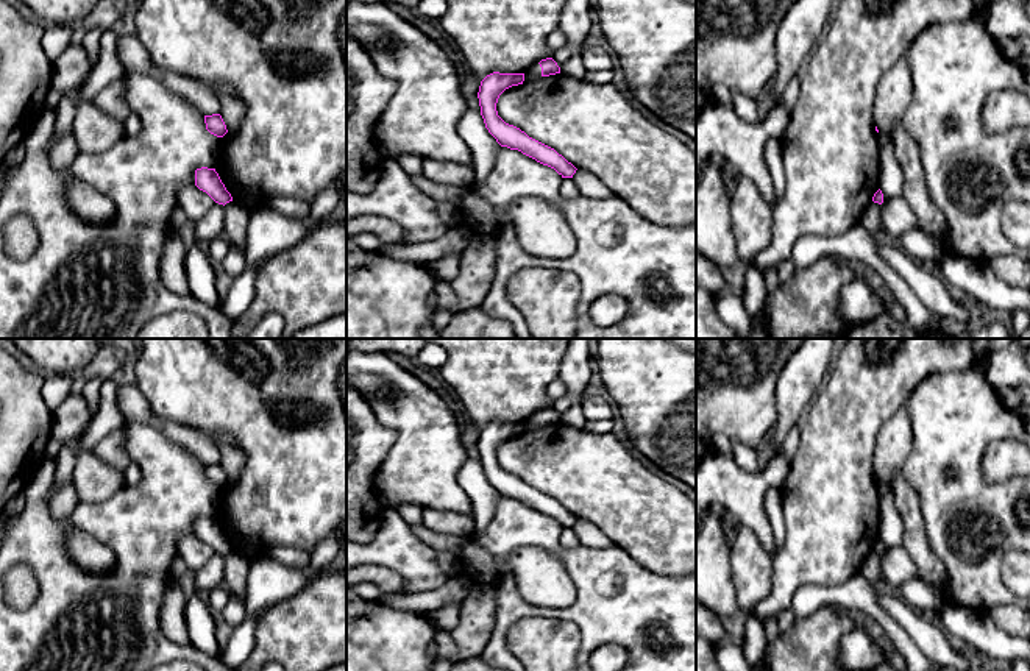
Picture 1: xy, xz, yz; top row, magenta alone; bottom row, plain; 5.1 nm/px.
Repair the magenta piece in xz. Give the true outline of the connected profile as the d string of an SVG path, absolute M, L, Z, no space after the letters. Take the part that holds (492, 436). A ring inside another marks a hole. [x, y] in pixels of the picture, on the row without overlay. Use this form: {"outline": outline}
{"outline": "M493 421L481 431L478 448L485 478L501 496L521 501L537 512L554 518L562 527L573 527L577 518L571 512L554 498L529 487L524 481L506 473L498 465L496 453L499 445L512 435L523 434L523 431L524 423L499 421Z"}

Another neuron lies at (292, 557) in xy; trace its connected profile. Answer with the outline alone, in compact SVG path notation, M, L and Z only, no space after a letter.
M273 548L268 551L267 557L272 557L282 565L297 568L297 570L306 570L309 566L309 557L307 552L298 551L295 548Z

